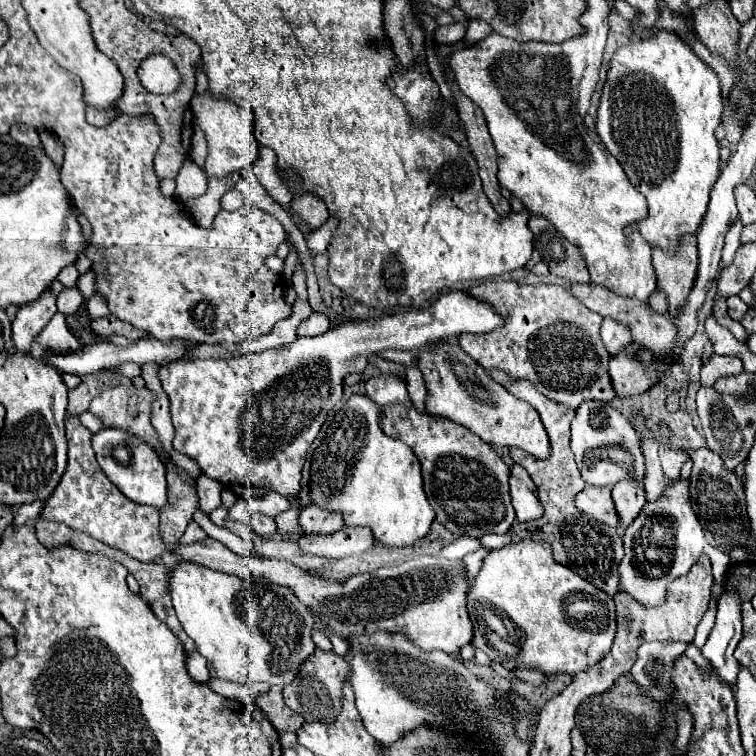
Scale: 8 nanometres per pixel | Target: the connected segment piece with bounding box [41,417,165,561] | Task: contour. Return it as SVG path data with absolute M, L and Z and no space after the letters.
M69 417L67 425L67 469L59 487L55 487L53 495L47 499L41 515L47 519L55 519L65 523L67 527L75 527L109 547L115 547L129 557L139 561L155 561L163 553L163 543L159 537L159 509L137 505L121 495L121 491L103 475L95 453L91 449L91 431L81 425L77 417Z

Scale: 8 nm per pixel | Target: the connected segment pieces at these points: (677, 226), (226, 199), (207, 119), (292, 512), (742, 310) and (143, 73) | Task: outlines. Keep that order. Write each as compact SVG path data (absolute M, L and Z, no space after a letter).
M659 29L649 39L629 41L613 53L597 109L595 129L609 153L619 159L631 183L647 197L649 217L643 219L637 229L653 247L661 245L669 251L677 247L681 235L697 233L707 211L709 193L721 171L719 145L715 139L721 111L723 99L717 73L711 71L711 67L707 67L677 33Z
M229 189L223 197L221 197L221 209L227 209L227 211L233 211L233 209L239 209L243 205L243 199L239 195L237 189Z
M211 93L193 95L191 107L197 115L197 125L205 131L209 143L209 155L205 161L205 173L213 177L225 177L231 171L253 165L259 159L259 143L253 135L253 115L235 103L229 103Z
M289 509L281 515L275 517L277 521L277 529L281 535L293 535L293 537L301 537L303 535L303 529L299 527L299 509Z
M738 295L727 298L726 303L728 315L735 321L740 321L749 309Z
M151 55L139 67L139 79L143 87L151 93L169 95L179 87L179 73L175 65L163 55Z

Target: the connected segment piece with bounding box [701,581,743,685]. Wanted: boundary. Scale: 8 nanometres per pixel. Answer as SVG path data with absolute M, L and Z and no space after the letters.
M723 581L723 593L717 605L717 621L715 627L701 649L701 653L709 659L717 675L727 683L735 685L741 665L733 659L733 651L741 639L741 595L735 583Z

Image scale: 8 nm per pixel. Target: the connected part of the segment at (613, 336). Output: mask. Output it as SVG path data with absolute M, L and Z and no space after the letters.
M603 319L601 337L611 355L617 355L631 341L631 333L627 331L627 327L623 327L623 323L615 323L615 319Z

